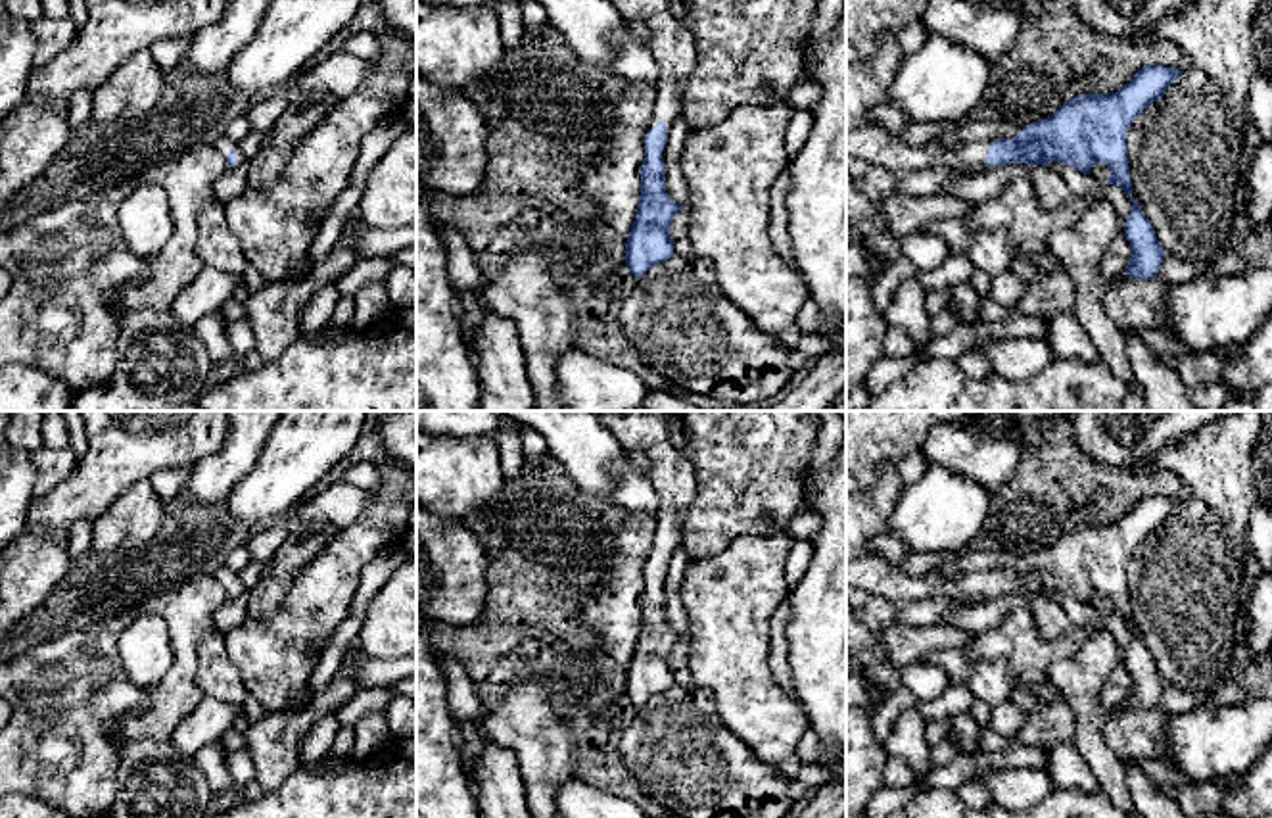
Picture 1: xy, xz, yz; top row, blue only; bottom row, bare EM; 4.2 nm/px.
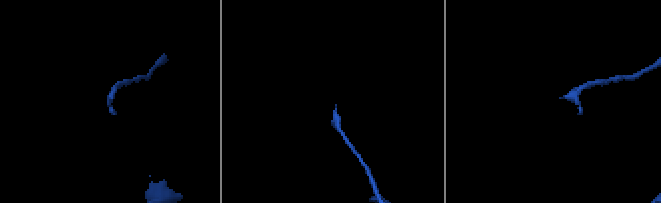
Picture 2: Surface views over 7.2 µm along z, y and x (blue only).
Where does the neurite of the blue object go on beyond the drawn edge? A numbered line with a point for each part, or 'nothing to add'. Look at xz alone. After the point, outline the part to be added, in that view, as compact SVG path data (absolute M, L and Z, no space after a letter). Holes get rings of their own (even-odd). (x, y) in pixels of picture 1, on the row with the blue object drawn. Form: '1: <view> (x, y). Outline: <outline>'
1: xz (672, 45). Outline: M668 0L610 2L627 23L641 21L648 29L648 50L660 69L652 121L673 121L683 109L685 83L696 67L691 29L670 12Z

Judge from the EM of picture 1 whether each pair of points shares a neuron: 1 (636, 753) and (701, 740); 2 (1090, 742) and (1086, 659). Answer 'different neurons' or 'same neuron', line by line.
1: same neuron
2: same neuron

